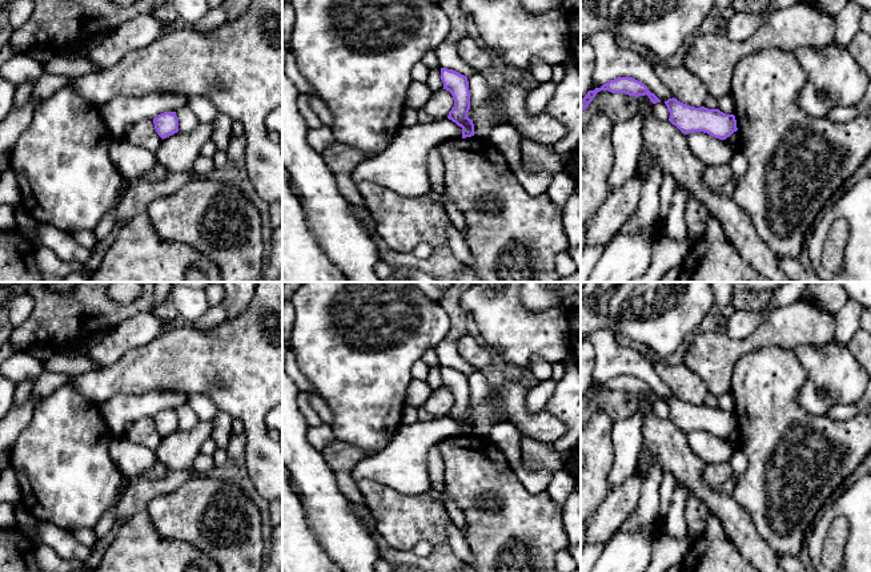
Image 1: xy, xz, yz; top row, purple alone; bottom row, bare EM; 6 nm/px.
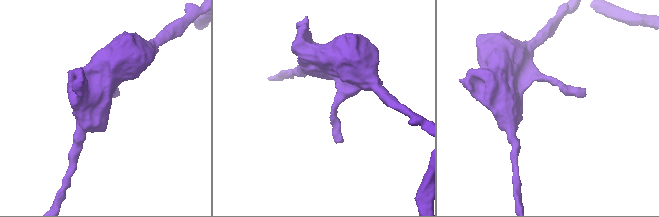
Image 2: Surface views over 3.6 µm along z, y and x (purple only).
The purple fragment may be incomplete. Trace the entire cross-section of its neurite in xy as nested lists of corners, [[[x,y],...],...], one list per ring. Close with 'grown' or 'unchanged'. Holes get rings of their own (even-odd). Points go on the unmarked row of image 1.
[[[164,410],[153,416],[157,432],[164,438],[178,430],[178,416],[176,410]]]; unchanged

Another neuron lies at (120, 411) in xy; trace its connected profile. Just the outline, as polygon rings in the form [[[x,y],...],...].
[[[117,392],[100,403],[99,410],[112,434],[123,436],[136,420],[153,418],[164,410],[177,410],[182,404],[186,404],[186,396],[178,392]]]

